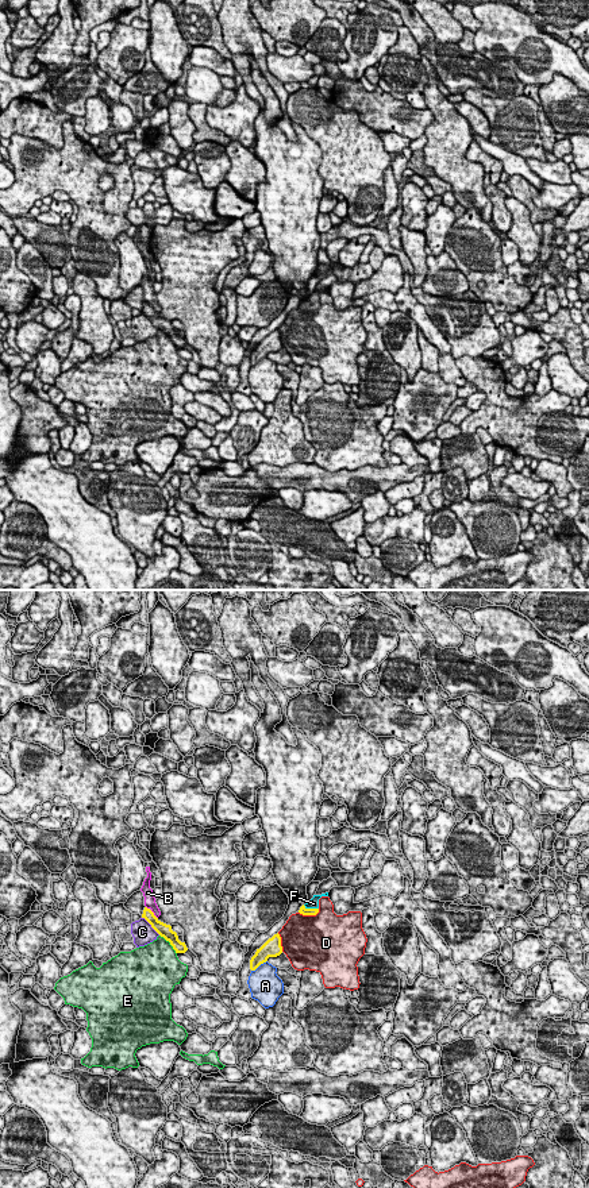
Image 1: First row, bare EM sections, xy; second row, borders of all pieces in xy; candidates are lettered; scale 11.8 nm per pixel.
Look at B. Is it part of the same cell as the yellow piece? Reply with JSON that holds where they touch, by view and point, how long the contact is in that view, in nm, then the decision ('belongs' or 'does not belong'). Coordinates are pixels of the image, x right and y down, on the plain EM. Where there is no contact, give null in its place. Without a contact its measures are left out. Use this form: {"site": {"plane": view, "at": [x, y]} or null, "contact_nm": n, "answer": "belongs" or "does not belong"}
{"site": {"plane": "xy", "at": [153, 308]}, "contact_nm": 200, "answer": "does not belong"}

